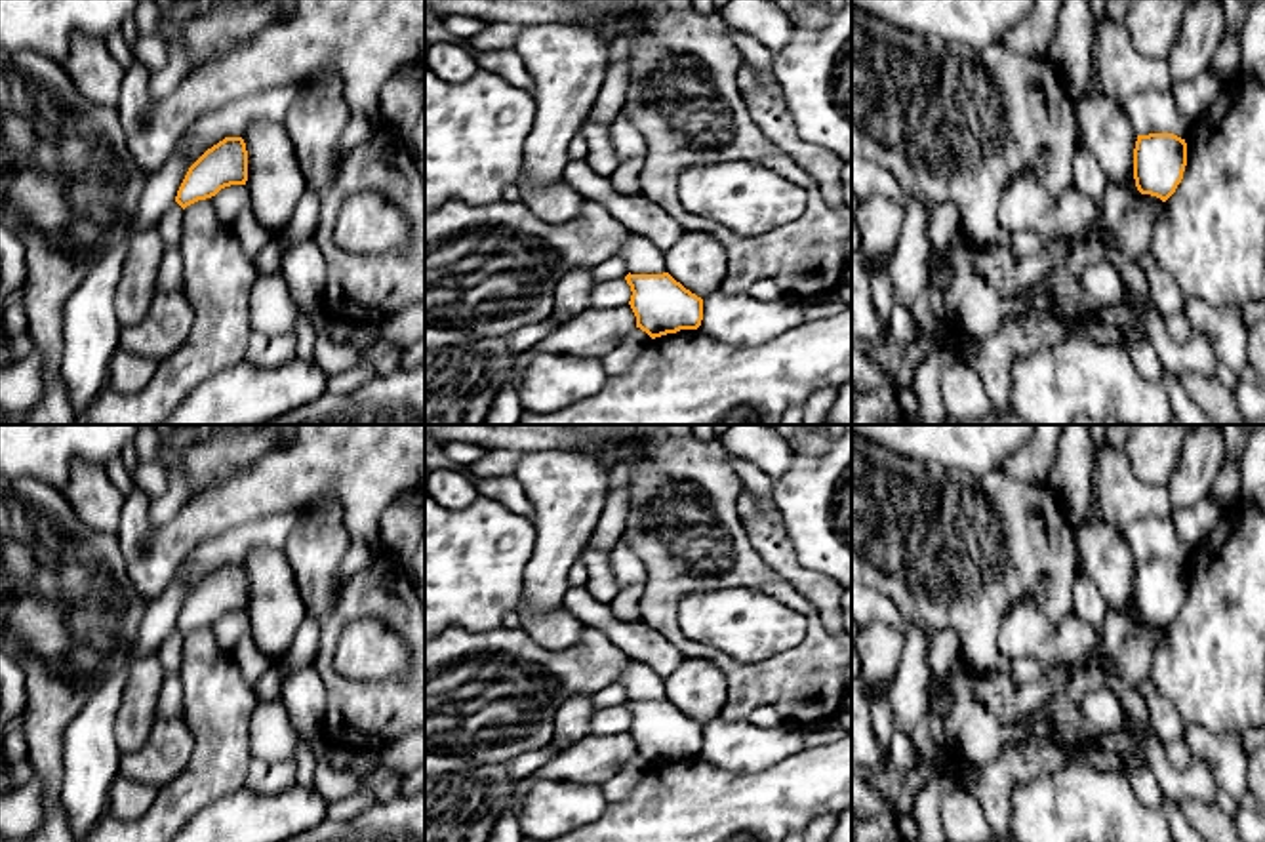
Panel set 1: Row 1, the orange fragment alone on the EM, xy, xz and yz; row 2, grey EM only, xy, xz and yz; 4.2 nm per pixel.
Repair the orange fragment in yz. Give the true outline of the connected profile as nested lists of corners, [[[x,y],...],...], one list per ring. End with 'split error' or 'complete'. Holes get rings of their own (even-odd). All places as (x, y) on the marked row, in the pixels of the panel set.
[[[1147,90],[1130,97],[1124,114],[1137,133],[1134,179],[1141,194],[1166,202],[1183,179],[1191,124],[1170,91]]]; split error

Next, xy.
[[[290,86],[232,101],[202,114],[179,139],[192,164],[175,202],[187,206],[248,181],[248,150],[242,135],[259,122],[284,122],[295,95]]]; split error

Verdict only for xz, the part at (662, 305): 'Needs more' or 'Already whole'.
Needs more

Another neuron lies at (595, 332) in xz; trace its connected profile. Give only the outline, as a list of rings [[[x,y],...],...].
[[[631,305],[615,309],[587,307],[577,316],[560,322],[532,349],[535,354],[572,354],[581,358],[604,358],[623,337],[636,328]]]

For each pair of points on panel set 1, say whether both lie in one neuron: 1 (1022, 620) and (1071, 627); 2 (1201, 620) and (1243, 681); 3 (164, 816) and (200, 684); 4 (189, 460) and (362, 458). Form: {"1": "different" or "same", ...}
{"1": "same", "2": "same", "3": "same", "4": "different"}

